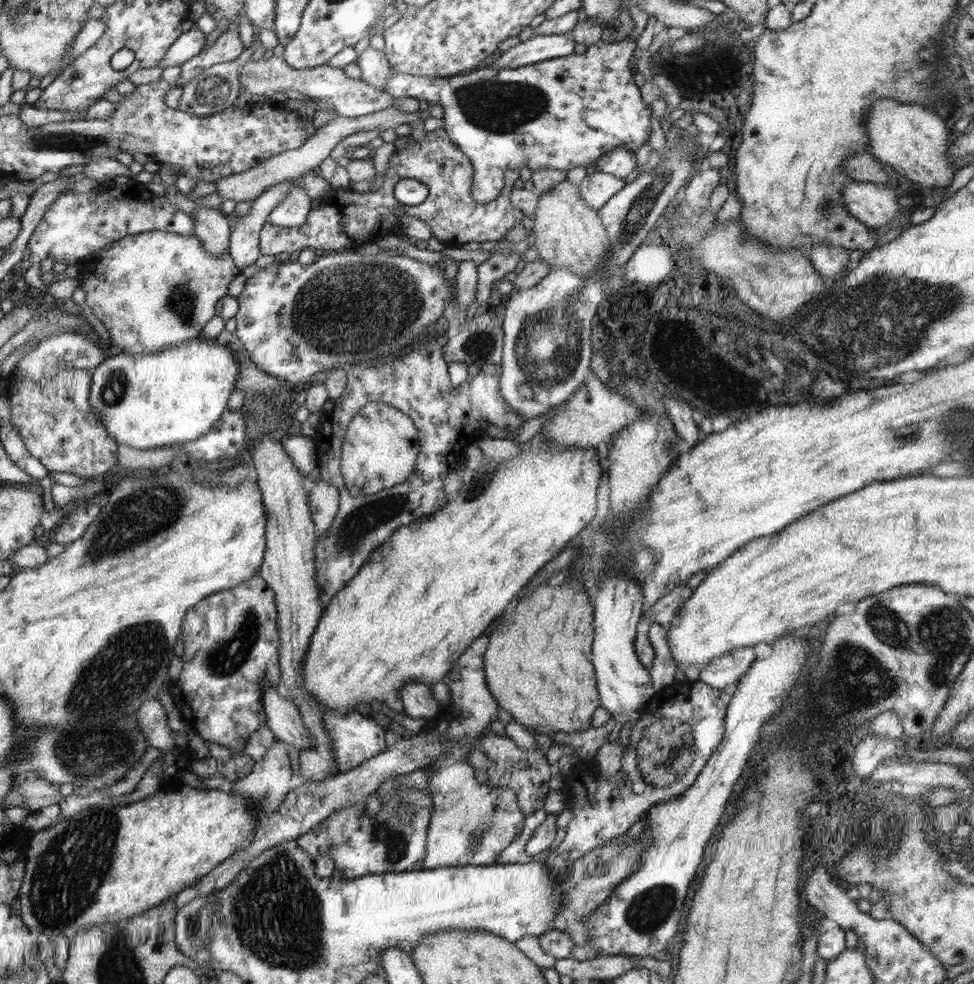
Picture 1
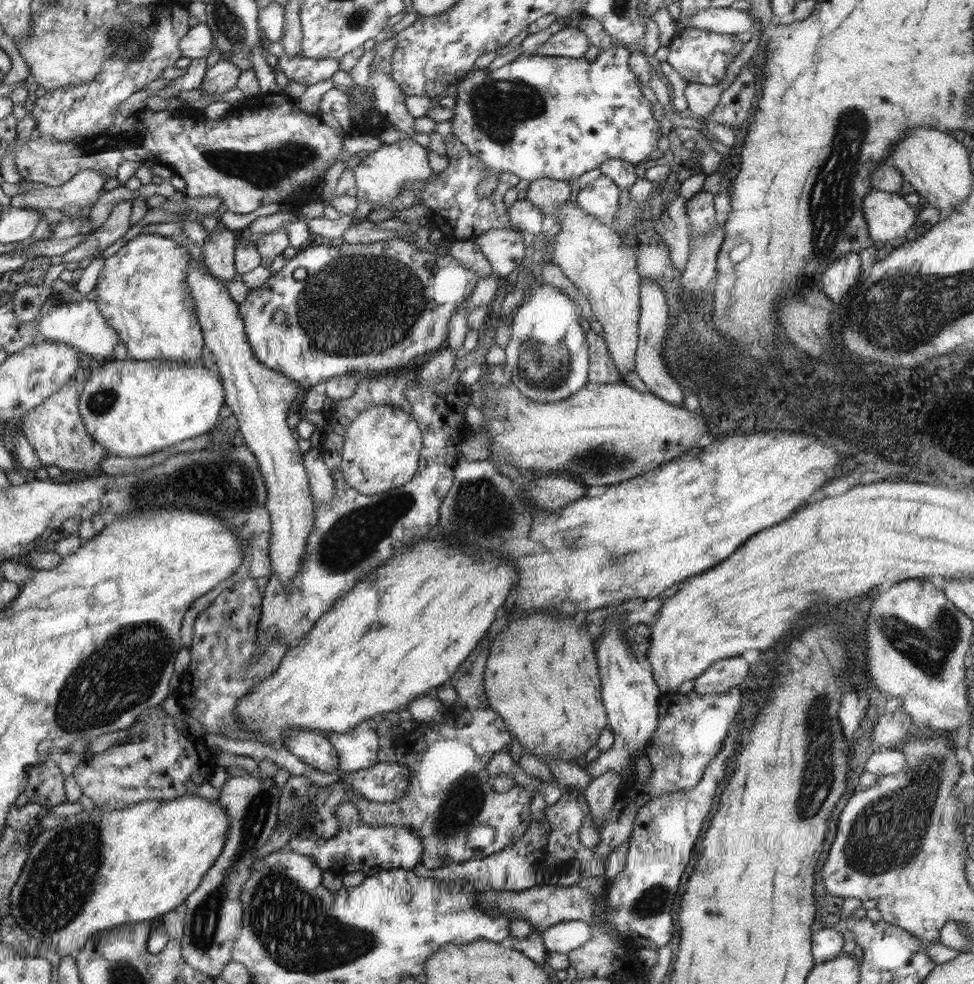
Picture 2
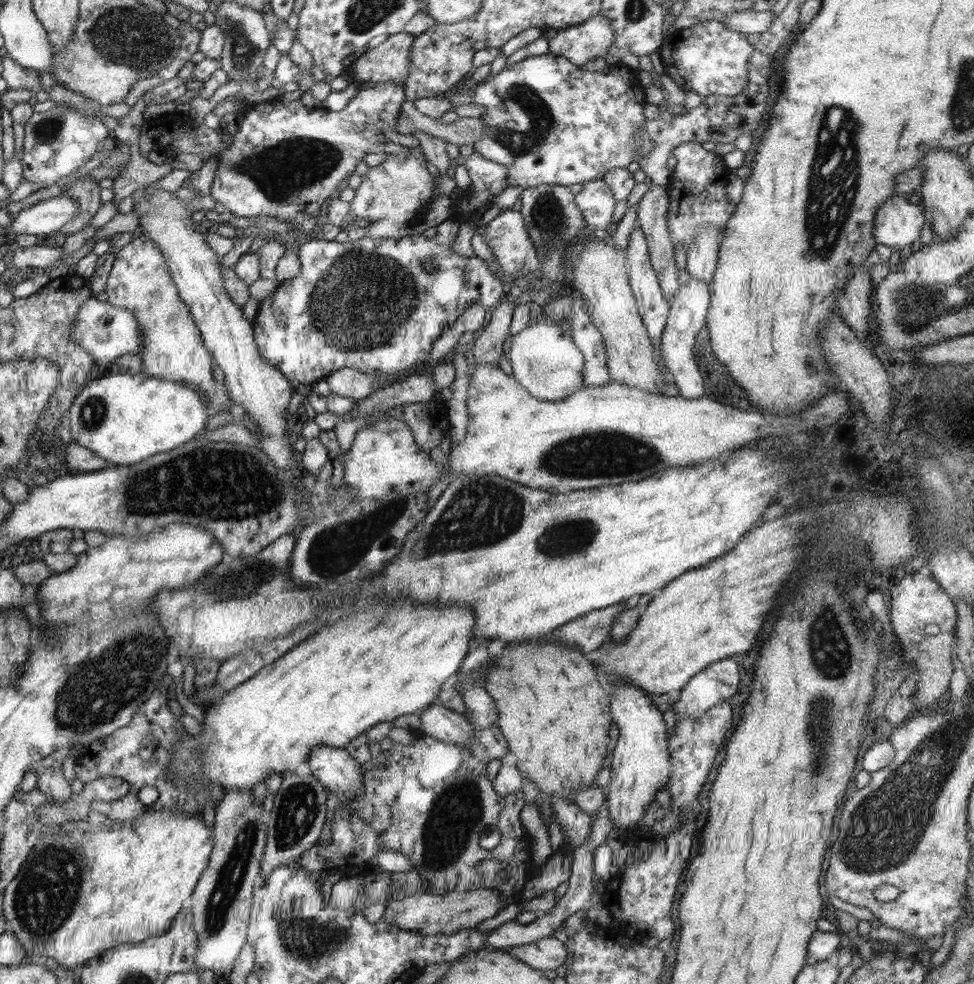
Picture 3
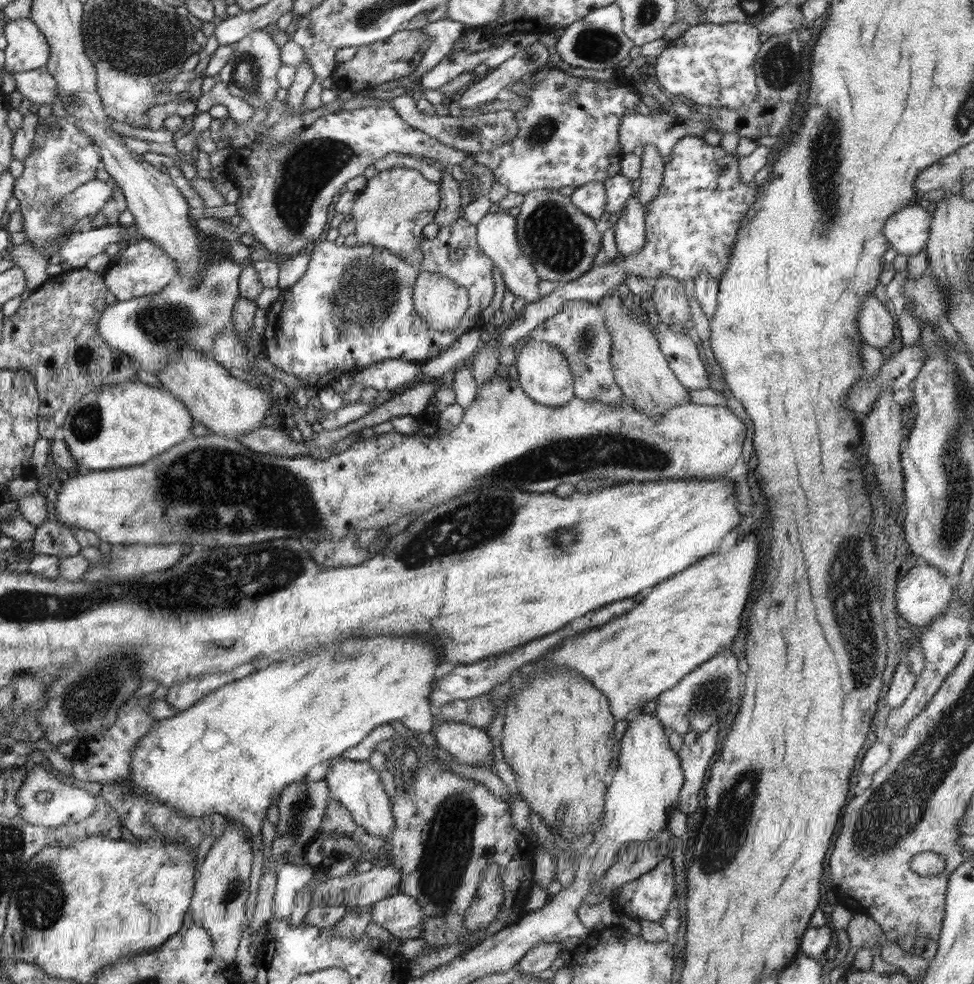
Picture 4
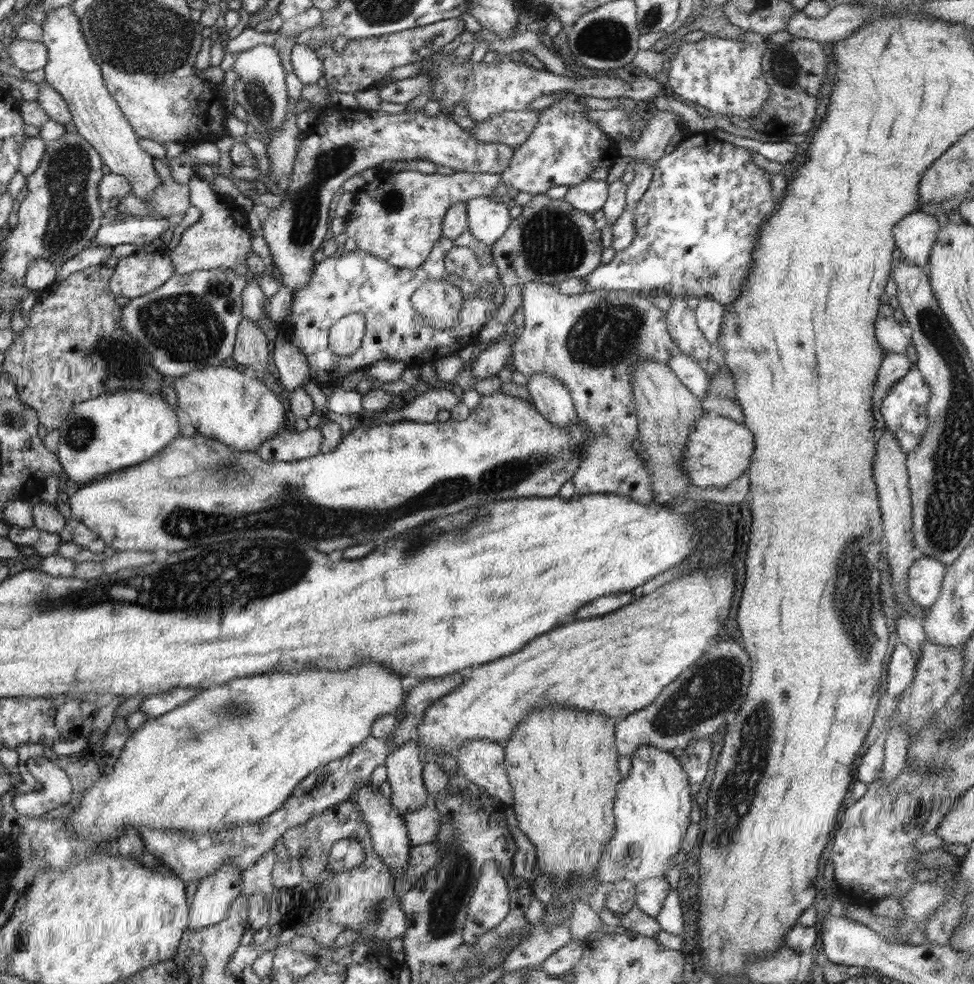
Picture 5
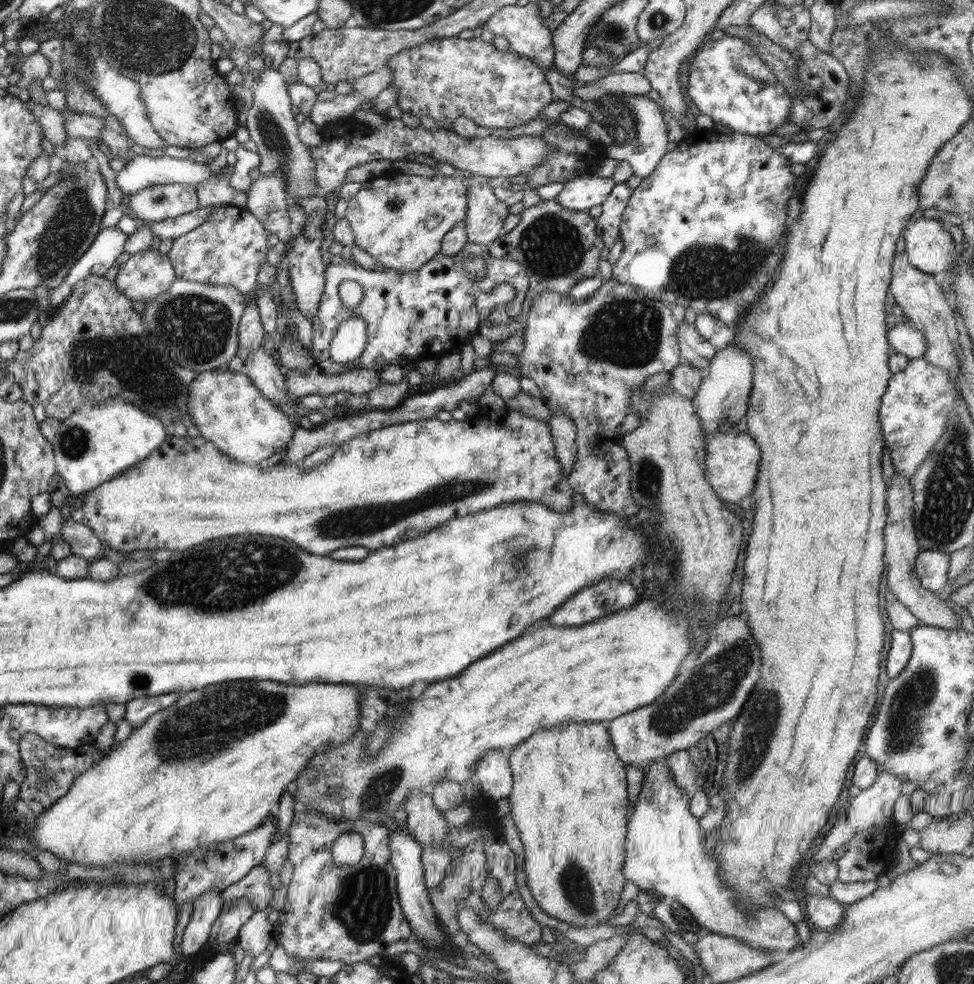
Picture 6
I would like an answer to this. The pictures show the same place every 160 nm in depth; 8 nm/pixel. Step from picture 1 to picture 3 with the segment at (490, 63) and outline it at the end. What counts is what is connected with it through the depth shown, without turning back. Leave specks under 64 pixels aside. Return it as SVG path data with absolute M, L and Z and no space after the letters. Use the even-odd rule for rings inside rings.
M602 13L592 16L586 22L548 33L548 38L550 53L567 58L572 64L580 67L598 56L606 57L610 46L615 44L612 25Z

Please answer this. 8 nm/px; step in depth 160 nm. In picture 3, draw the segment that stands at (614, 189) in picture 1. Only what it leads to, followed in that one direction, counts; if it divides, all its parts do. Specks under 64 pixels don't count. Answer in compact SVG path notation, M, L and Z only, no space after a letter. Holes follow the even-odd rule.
M604 179L584 183L575 195L575 201L583 214L583 220L592 229L601 229L612 220L612 212L617 200Z

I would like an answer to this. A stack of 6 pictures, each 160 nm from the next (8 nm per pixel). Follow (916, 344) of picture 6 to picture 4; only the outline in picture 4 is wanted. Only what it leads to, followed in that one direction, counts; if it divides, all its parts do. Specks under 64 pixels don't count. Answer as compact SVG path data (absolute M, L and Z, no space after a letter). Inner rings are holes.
M874 294L868 295L858 311L858 328L863 342L878 349L894 340L894 320Z

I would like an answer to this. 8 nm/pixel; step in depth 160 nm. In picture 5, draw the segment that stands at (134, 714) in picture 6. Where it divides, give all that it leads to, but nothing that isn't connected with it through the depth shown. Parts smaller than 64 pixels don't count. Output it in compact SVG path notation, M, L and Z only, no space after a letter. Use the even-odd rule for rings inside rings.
M182 688L172 689L168 692L146 696L140 703L142 712L149 719L158 718L167 712L186 704L192 697L195 697L202 688Z

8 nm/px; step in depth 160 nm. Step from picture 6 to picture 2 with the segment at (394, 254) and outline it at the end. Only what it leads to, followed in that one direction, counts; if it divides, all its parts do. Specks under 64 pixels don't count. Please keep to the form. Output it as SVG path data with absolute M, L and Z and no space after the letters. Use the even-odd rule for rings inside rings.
M399 140L392 144L384 144L383 147L371 153L370 156L355 162L352 165L356 179L356 188L358 188L357 195L355 196L359 202L368 200L368 204L389 204L401 192L404 193L405 189L410 189L411 186L420 185L428 182L428 178L433 174L432 168L428 163L428 149L425 145L421 146L415 141Z

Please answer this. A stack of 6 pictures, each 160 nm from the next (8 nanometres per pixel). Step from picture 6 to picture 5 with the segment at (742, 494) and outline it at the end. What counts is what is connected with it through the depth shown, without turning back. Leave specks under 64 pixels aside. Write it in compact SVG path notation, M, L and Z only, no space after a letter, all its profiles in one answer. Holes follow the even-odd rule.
M703 414L692 425L681 467L691 478L691 484L694 486L726 488L731 482L745 474L750 466L749 461L754 454L754 449L753 432L744 423L739 424L722 416L708 418Z

